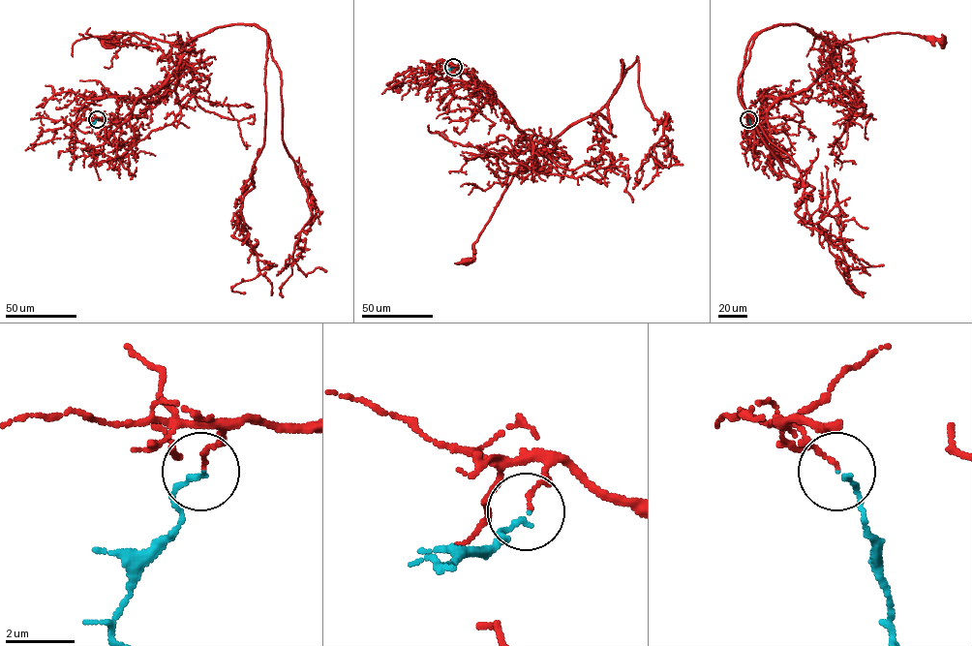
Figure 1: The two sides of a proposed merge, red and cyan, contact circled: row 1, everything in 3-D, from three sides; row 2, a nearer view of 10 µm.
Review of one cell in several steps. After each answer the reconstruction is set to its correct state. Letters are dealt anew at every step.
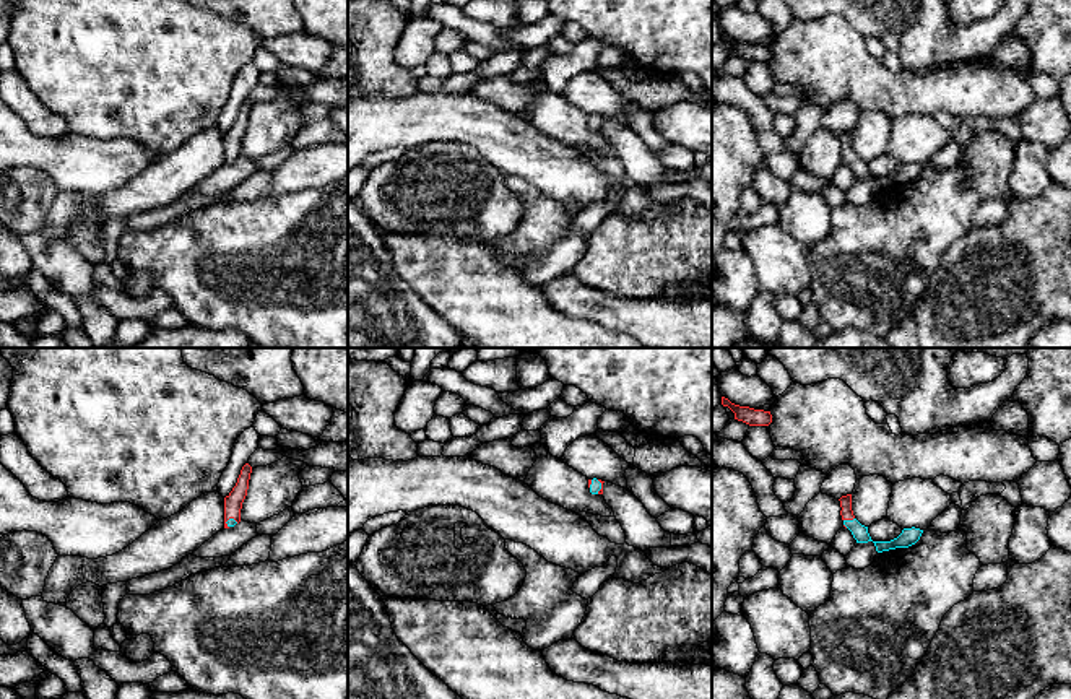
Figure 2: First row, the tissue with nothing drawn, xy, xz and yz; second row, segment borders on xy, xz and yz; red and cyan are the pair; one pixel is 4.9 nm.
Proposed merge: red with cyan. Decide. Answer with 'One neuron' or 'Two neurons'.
One neuron

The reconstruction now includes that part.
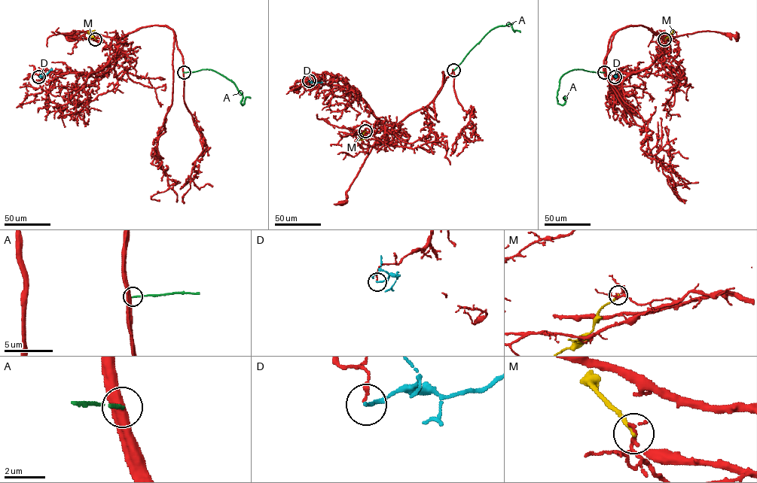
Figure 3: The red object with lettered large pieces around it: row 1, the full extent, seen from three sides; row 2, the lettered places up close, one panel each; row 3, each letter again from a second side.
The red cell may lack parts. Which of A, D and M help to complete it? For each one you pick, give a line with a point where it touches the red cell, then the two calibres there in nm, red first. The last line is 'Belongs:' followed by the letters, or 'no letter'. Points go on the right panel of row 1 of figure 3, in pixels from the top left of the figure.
Belongs: no letter

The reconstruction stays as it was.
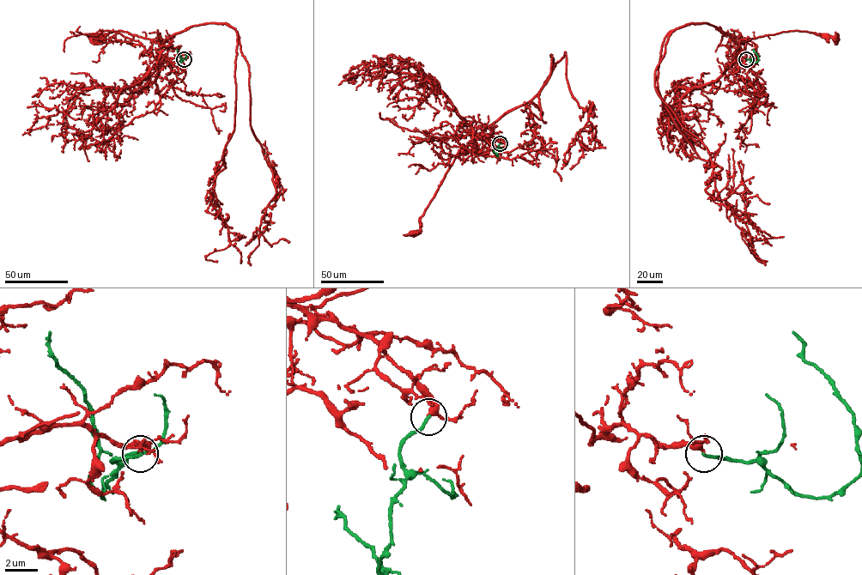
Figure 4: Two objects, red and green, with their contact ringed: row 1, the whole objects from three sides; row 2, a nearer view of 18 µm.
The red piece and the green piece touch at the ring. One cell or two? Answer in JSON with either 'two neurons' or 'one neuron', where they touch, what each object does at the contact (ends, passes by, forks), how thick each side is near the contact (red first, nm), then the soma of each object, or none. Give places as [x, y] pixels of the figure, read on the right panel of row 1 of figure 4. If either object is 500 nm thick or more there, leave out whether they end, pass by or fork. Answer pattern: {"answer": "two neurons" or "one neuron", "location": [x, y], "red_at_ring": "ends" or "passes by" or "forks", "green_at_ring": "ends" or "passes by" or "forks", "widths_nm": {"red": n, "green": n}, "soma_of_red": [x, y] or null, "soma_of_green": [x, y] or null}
{"answer": "one neuron", "location": [746, 59], "red_at_ring": "passes by", "green_at_ring": "ends", "widths_nm": {"red": 280, "green": 200}, "soma_of_red": [835, 39], "soma_of_green": null}

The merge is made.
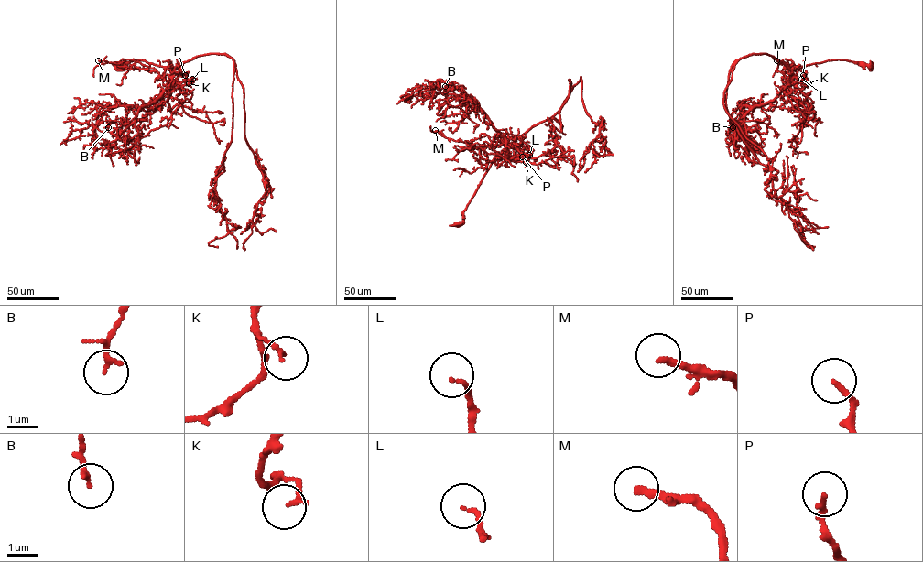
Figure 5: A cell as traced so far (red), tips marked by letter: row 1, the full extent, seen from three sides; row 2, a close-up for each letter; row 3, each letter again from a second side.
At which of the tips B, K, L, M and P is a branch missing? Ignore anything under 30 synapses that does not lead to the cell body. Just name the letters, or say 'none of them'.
M

